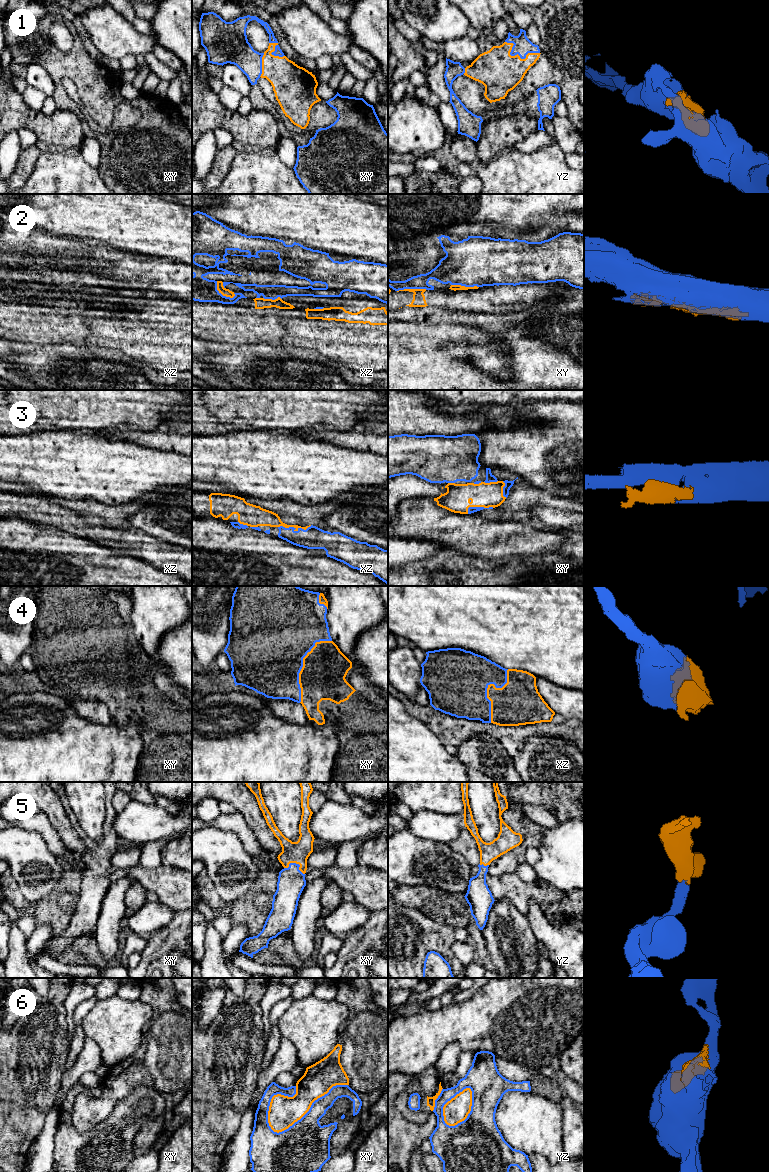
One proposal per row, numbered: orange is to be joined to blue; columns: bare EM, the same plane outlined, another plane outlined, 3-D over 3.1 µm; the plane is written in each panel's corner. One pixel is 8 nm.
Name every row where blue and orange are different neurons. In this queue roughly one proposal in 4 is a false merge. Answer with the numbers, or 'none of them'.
2, 6

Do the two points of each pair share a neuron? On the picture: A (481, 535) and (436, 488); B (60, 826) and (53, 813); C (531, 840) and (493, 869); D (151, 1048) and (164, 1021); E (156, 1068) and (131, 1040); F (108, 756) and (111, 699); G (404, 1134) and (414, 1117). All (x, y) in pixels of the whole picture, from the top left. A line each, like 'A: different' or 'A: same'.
A: different
B: same
C: same
D: same
E: different
F: different
G: different

